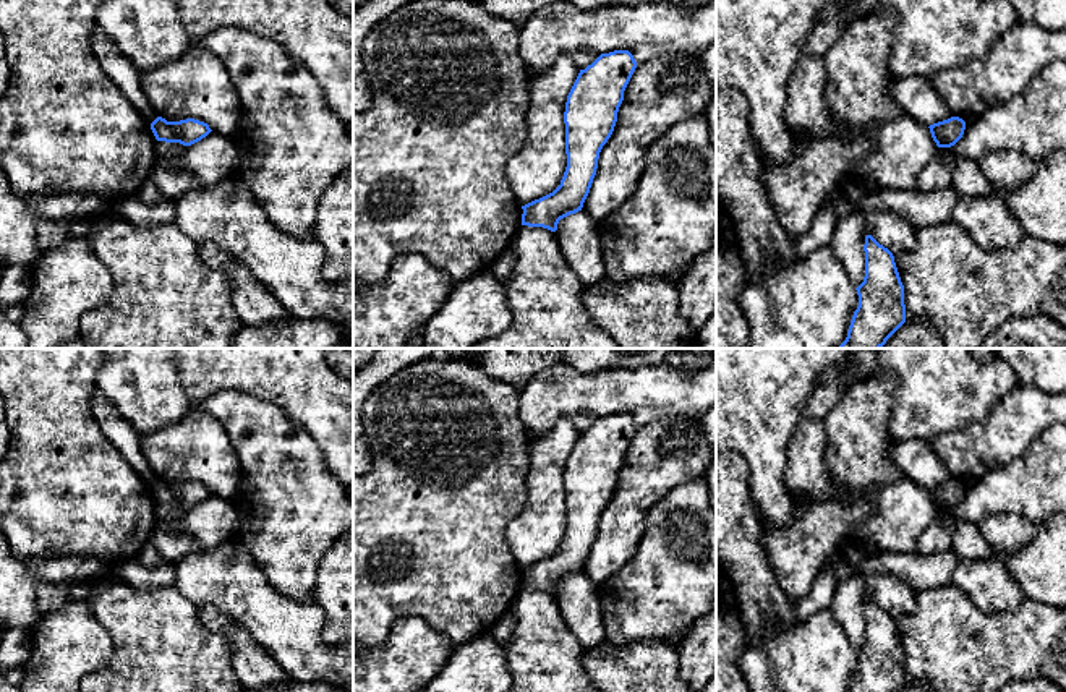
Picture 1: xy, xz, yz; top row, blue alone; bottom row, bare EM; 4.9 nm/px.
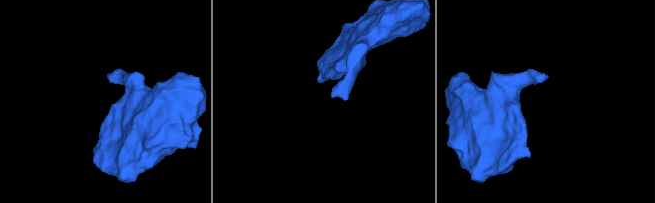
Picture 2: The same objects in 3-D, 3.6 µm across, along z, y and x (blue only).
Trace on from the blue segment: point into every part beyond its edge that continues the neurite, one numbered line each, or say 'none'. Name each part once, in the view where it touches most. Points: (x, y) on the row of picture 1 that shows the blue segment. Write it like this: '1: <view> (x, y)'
none

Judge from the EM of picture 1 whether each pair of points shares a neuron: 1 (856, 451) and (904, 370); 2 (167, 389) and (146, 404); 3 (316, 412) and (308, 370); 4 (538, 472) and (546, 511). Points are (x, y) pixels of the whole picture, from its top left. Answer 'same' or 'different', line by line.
1: different
2: same
3: same
4: same

